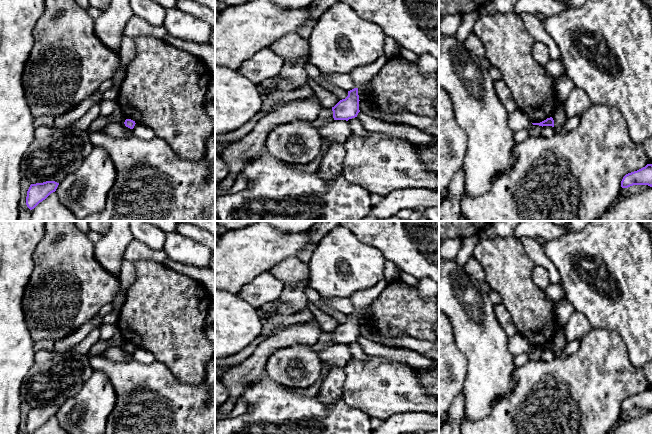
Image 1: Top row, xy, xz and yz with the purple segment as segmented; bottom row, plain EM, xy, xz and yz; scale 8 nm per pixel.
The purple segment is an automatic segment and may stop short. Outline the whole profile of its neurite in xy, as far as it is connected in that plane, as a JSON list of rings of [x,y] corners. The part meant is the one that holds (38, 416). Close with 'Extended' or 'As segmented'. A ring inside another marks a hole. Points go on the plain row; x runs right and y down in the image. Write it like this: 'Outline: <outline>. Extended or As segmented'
Outline: [[[46,405],[43,407],[31,408],[26,421],[26,429],[32,434],[40,426],[45,424],[51,417],[55,416],[59,407],[55,405]]]. As segmented

